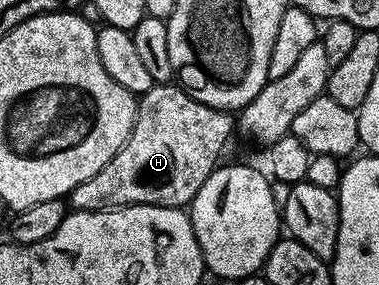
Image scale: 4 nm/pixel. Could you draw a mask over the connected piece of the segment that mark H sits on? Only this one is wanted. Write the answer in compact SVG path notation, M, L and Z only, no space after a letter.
M156 84L149 92L137 99L138 115L126 143L84 184L68 195L68 206L75 210L111 210L117 206L177 206L189 207L191 200L200 192L200 184L219 165L218 157L226 141L236 130L236 122L225 110L214 110L208 104L196 101L177 84Z

